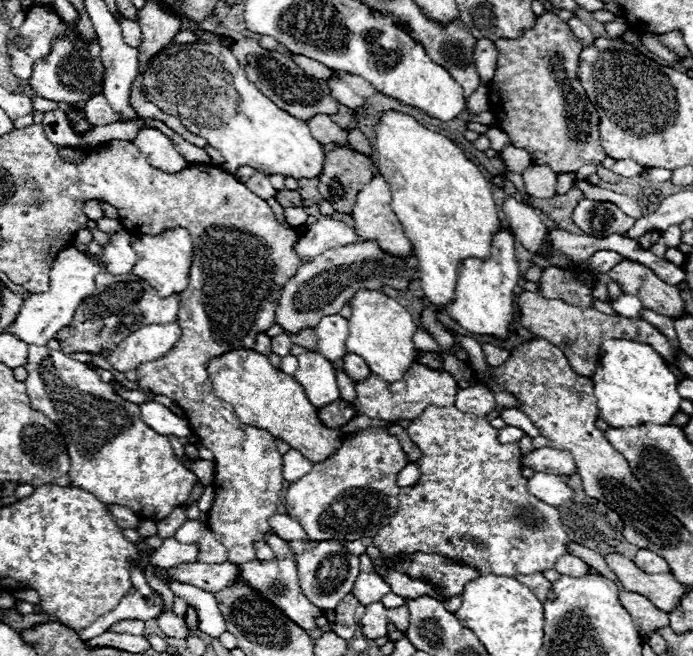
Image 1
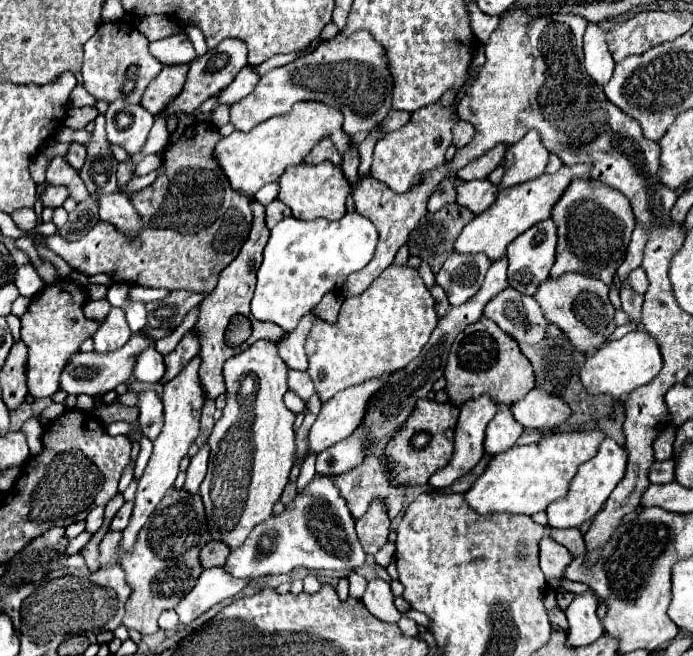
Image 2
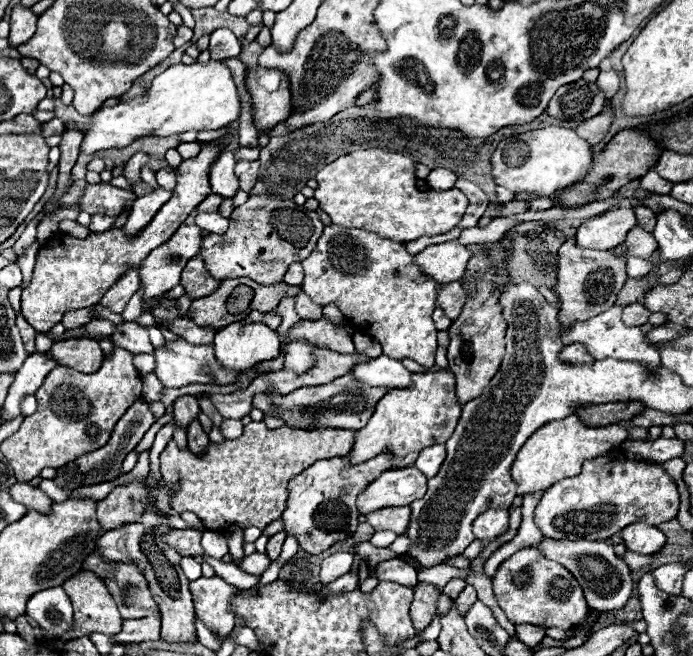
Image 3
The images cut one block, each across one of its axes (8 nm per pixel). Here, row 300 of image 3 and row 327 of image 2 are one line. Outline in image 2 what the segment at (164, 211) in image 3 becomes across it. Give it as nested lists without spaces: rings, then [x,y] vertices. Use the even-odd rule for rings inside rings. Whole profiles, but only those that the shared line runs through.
[[[56,282],[44,286],[24,312],[24,344],[28,346],[26,360],[26,384],[32,398],[48,398],[58,390],[60,372],[68,362],[68,356],[80,348],[86,338],[92,338],[98,322],[90,322],[82,314],[86,294],[74,282]]]

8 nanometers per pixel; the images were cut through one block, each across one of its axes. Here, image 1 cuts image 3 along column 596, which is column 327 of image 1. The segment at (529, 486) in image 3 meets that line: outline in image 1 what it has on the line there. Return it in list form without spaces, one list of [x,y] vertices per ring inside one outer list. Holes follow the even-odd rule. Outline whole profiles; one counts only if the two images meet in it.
[[[238,348],[224,352],[208,362],[208,376],[216,396],[232,404],[240,422],[272,432],[272,436],[288,442],[314,464],[332,456],[332,452],[336,452],[344,442],[344,432],[338,428],[326,428],[320,422],[316,408],[304,394],[304,388],[292,376],[276,370],[270,360],[256,350]]]

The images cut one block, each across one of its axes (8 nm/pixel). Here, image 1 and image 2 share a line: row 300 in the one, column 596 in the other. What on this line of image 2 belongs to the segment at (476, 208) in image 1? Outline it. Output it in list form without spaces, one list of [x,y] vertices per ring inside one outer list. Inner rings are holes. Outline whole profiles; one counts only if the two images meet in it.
[[[600,430],[556,432],[542,438],[536,444],[514,446],[508,452],[496,454],[488,462],[482,476],[478,476],[470,490],[464,492],[464,500],[472,510],[476,510],[482,516],[502,512],[532,516],[536,512],[542,512],[552,500],[566,496],[568,484],[576,474],[578,466],[588,462],[596,454],[602,440],[604,434]]]

